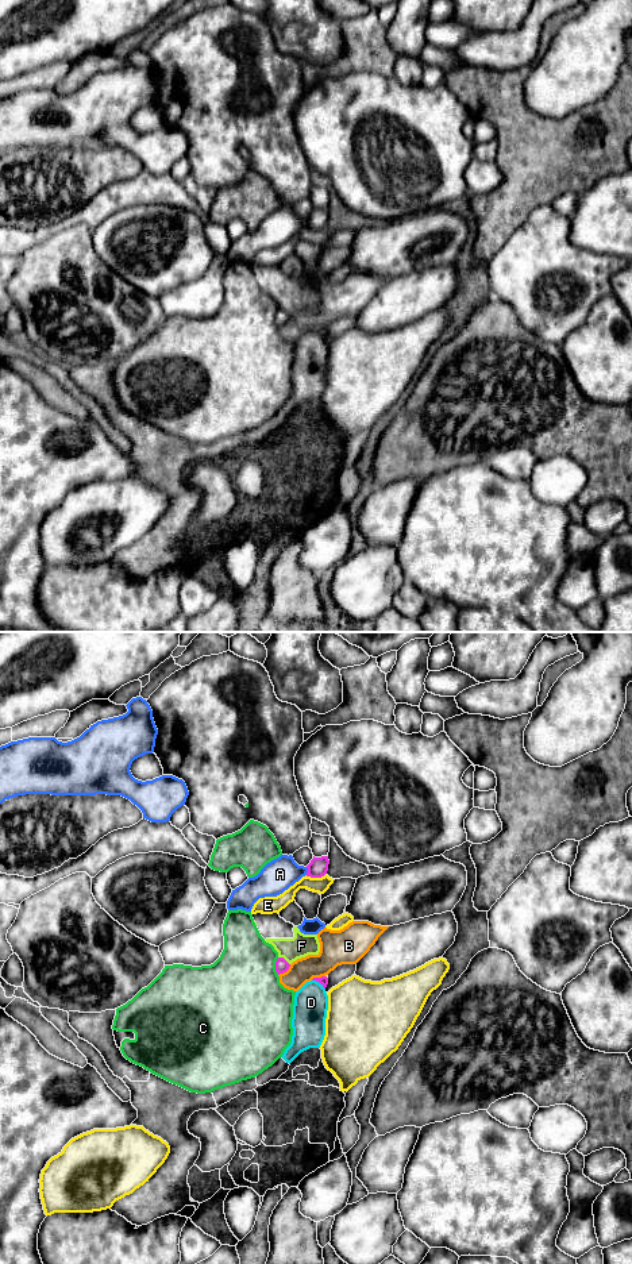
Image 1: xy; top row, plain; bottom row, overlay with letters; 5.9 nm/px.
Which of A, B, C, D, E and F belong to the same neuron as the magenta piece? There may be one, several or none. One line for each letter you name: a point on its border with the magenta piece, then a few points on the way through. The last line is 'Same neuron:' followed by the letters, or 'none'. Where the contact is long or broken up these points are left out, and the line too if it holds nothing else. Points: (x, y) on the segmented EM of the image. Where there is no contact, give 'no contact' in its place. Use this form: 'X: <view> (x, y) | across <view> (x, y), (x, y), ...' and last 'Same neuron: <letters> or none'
Same neuron: none

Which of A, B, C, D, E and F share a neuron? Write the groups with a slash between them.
A / B / C / D F / E

